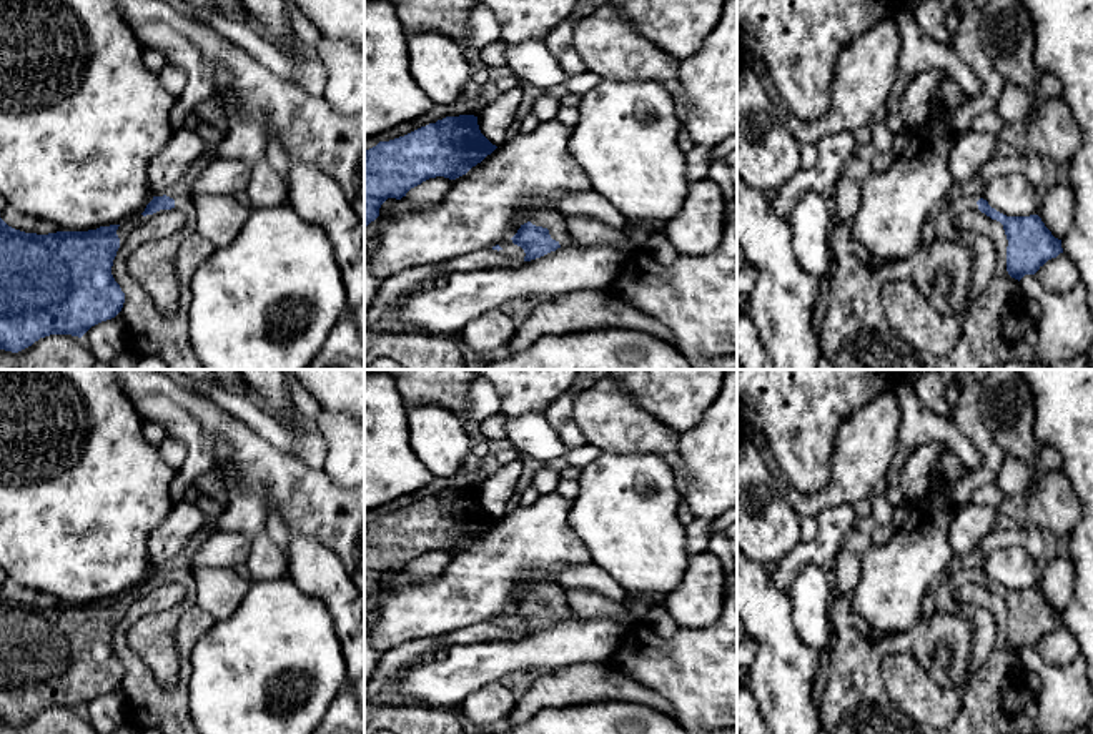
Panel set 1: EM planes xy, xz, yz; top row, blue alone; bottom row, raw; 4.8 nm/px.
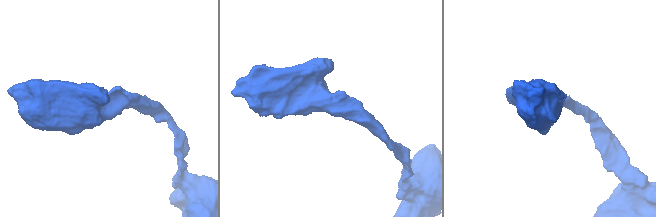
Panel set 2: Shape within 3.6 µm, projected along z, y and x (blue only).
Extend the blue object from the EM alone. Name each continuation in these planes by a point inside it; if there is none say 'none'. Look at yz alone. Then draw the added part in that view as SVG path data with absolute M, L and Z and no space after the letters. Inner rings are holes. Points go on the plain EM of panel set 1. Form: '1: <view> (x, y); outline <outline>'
1: yz (984, 626); outline M962 569L945 581L937 583L932 591L937 601L937 612L960 612L972 627L972 652L970 652L970 672L975 671L988 657L993 642L997 641L997 619L992 611L960 604L955 599L957 589L965 583L980 584L977 574L982 569Z

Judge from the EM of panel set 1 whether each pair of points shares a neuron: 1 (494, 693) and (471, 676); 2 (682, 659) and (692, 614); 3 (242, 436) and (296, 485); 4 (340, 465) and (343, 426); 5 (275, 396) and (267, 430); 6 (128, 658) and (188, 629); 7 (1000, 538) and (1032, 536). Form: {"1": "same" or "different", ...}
{"1": "different", "2": "different", "3": "same", "4": "same", "5": "different", "6": "same", "7": "same"}

